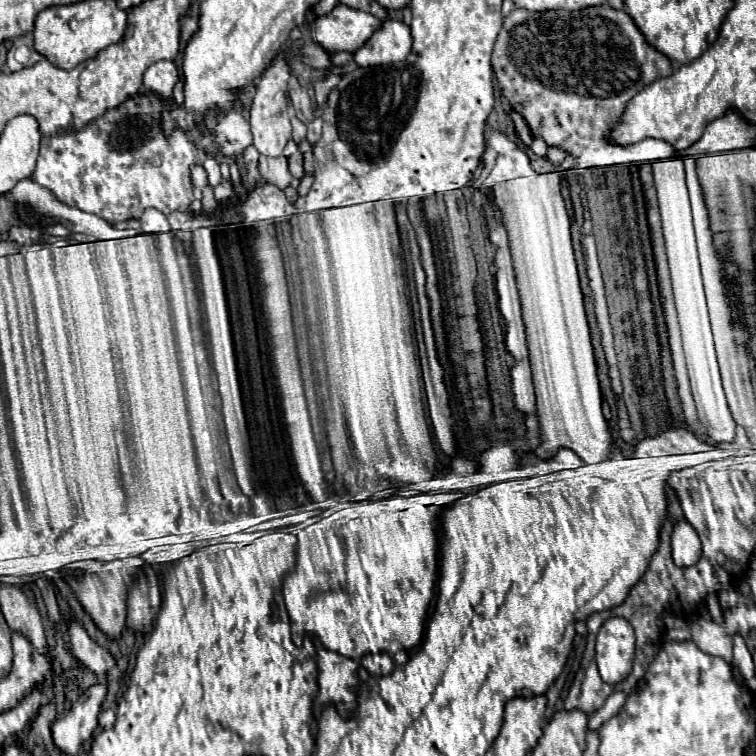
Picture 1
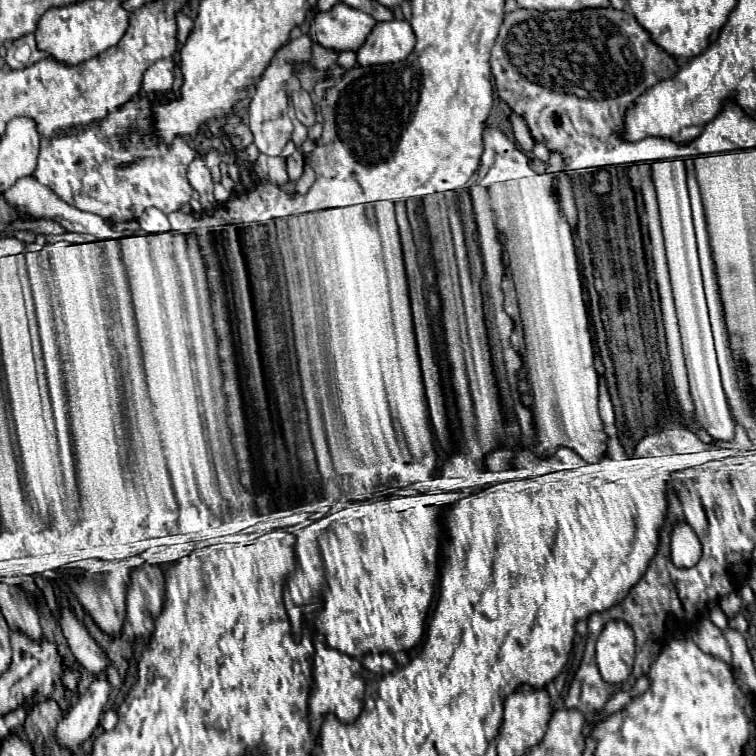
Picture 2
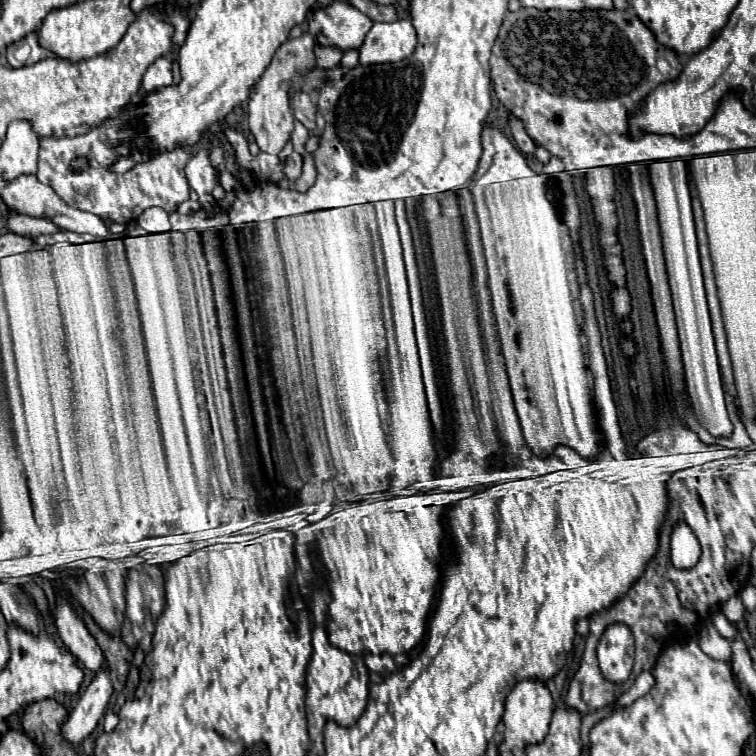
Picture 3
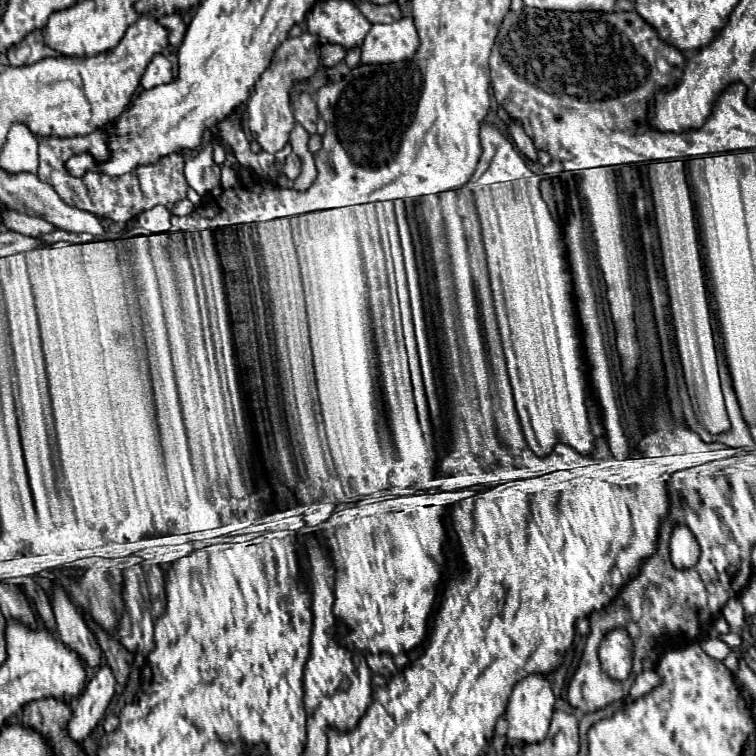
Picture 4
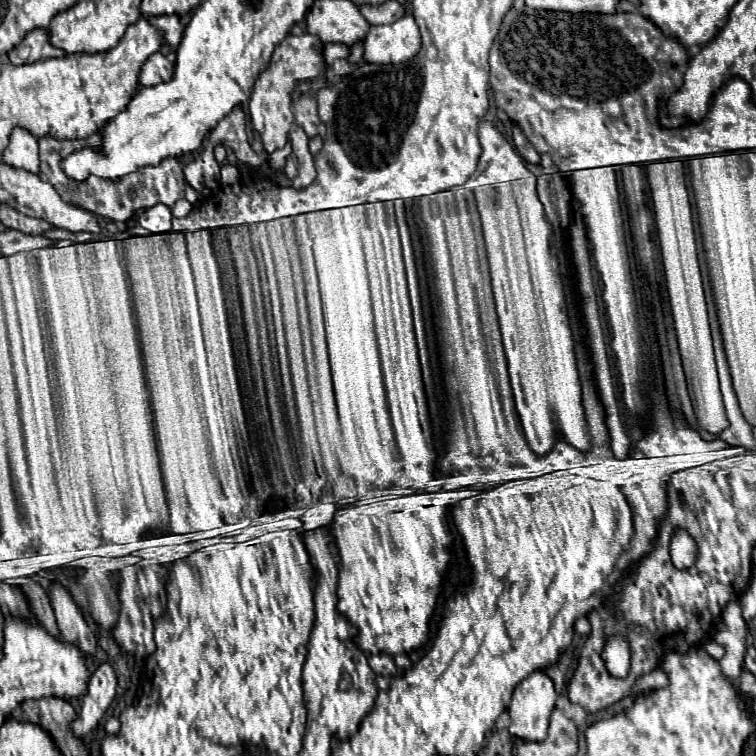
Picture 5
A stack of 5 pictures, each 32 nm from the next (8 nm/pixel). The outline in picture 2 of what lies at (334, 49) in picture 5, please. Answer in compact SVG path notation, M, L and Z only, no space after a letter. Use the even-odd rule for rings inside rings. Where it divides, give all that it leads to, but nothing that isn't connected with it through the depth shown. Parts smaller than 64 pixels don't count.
M318 42L312 44L310 48L312 52L312 58L310 58L310 64L318 70L330 70L336 66L336 52L334 50L328 50L328 48L322 48Z

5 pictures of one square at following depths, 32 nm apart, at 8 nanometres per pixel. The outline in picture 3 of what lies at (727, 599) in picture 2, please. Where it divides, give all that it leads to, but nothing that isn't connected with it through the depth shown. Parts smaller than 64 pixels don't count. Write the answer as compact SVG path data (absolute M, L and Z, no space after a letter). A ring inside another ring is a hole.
M738 596L728 598L728 600L720 606L720 610L726 614L726 618L730 620L730 624L736 624L736 622L744 616L744 604L742 604L742 600L740 600Z

